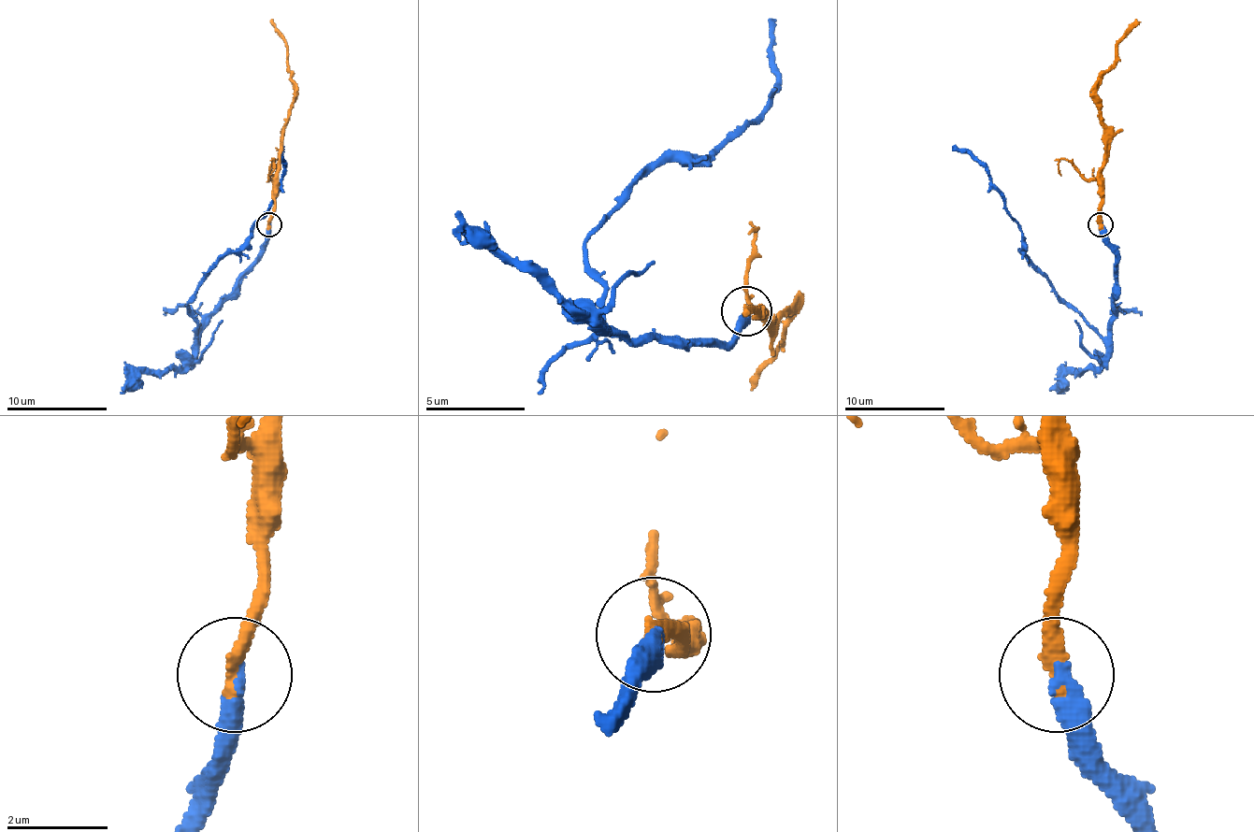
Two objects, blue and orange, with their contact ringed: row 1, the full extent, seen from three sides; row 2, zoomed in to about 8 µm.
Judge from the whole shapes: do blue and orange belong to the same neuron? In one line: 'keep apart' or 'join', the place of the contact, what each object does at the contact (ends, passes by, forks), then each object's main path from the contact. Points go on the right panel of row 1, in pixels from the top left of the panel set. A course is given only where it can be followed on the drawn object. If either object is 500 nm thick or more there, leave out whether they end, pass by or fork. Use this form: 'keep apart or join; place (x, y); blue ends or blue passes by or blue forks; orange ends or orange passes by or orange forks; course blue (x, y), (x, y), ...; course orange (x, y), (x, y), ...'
join; place (1100, 224); blue ends; orange ends; course blue (1101, 223), (1116, 264), (1113, 322), (1105, 337), (1025, 254), (1025, 236), (992, 181), (977, 161), (952, 146); course orange (1101, 223), (1105, 138), (1095, 95), (1095, 80), (1113, 63), (1118, 42), (1141, 22)

